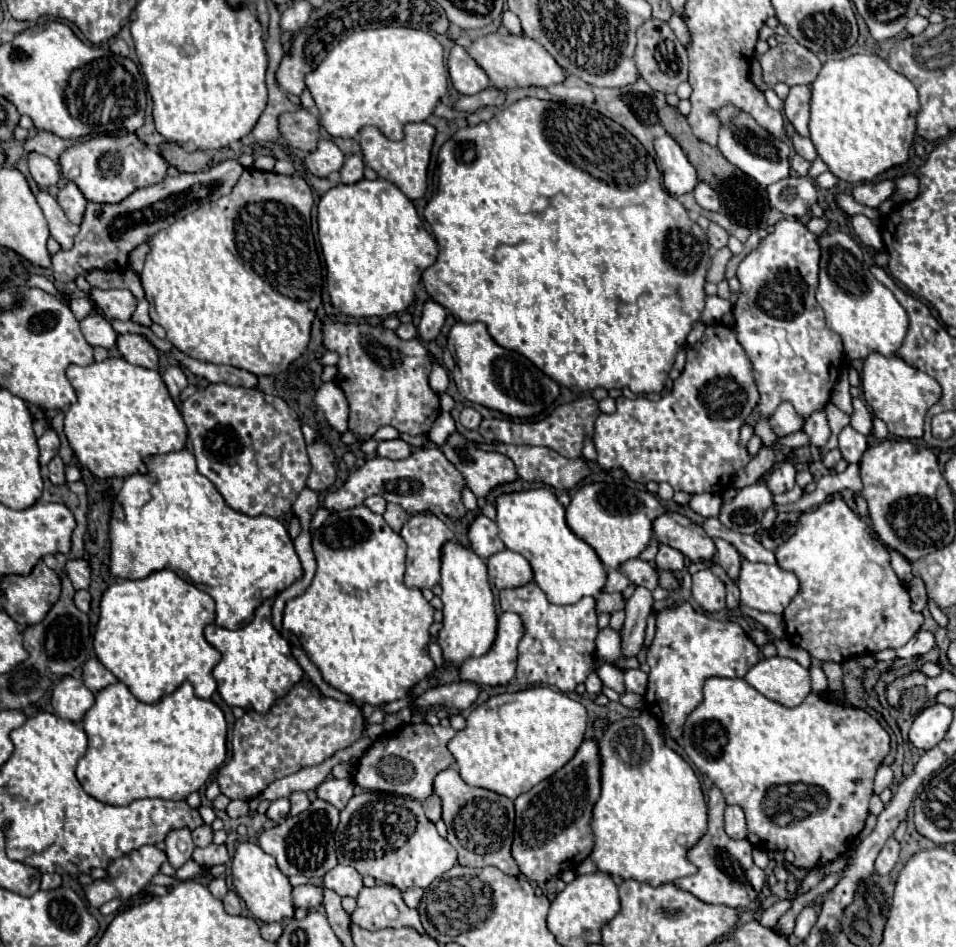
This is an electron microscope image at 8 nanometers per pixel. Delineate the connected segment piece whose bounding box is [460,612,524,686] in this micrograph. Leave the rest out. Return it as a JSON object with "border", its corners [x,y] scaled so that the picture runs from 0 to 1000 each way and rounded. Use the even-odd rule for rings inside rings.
{"border":[[[527,646],[521,653],[521,669],[510,691],[502,695],[490,695],[481,703],[483,718],[500,724],[529,724],[540,712],[542,678],[548,672],[546,653],[538,646]]]}

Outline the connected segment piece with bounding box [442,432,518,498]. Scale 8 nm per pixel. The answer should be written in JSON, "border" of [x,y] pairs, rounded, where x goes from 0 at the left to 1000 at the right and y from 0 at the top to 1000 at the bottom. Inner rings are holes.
{"border":[[[479,456],[469,460],[462,477],[483,498],[490,515],[496,520],[498,526],[508,526],[517,515],[542,505],[538,488],[531,482],[504,477]]]}

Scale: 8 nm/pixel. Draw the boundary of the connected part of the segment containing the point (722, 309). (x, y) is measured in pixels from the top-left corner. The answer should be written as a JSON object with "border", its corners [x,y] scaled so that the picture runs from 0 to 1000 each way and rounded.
{"border":[[[749,310],[749,313],[741,313],[741,315],[738,315],[738,325],[736,325],[736,329],[734,329],[732,336],[734,336],[738,342],[751,342],[753,336],[755,336],[755,332],[759,332],[759,329],[764,329],[764,327],[766,327],[764,317],[753,315],[751,310]]]}

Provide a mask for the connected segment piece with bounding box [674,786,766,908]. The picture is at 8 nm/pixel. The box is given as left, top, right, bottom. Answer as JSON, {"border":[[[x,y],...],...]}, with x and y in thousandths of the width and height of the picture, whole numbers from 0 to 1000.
{"border":[[[745,830],[741,838],[741,879],[720,900],[720,906],[722,910],[730,914],[730,921],[713,929],[707,929],[705,933],[718,942],[724,942],[734,952],[757,955],[766,959],[780,959],[793,948],[801,931],[801,923],[797,917],[793,917],[787,910],[787,891],[782,887],[768,887],[757,879],[757,870],[755,870],[757,853],[759,853],[759,847],[755,836],[749,830]]]}

